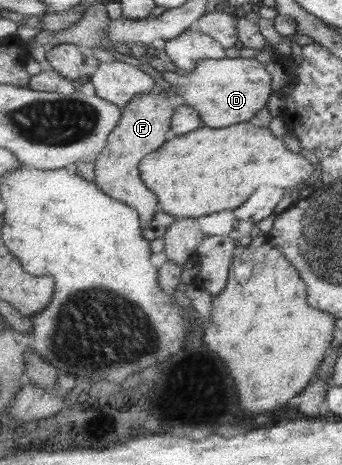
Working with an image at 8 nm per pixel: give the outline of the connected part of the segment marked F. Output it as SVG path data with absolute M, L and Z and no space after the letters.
M162 89L140 93L122 108L120 124L113 130L104 153L96 164L96 181L109 197L117 198L127 205L133 206L140 213L142 227L148 226L160 209L157 194L153 193L143 181L140 172L140 161L145 156L161 149L171 138L172 121L176 106L171 103L169 95Z

